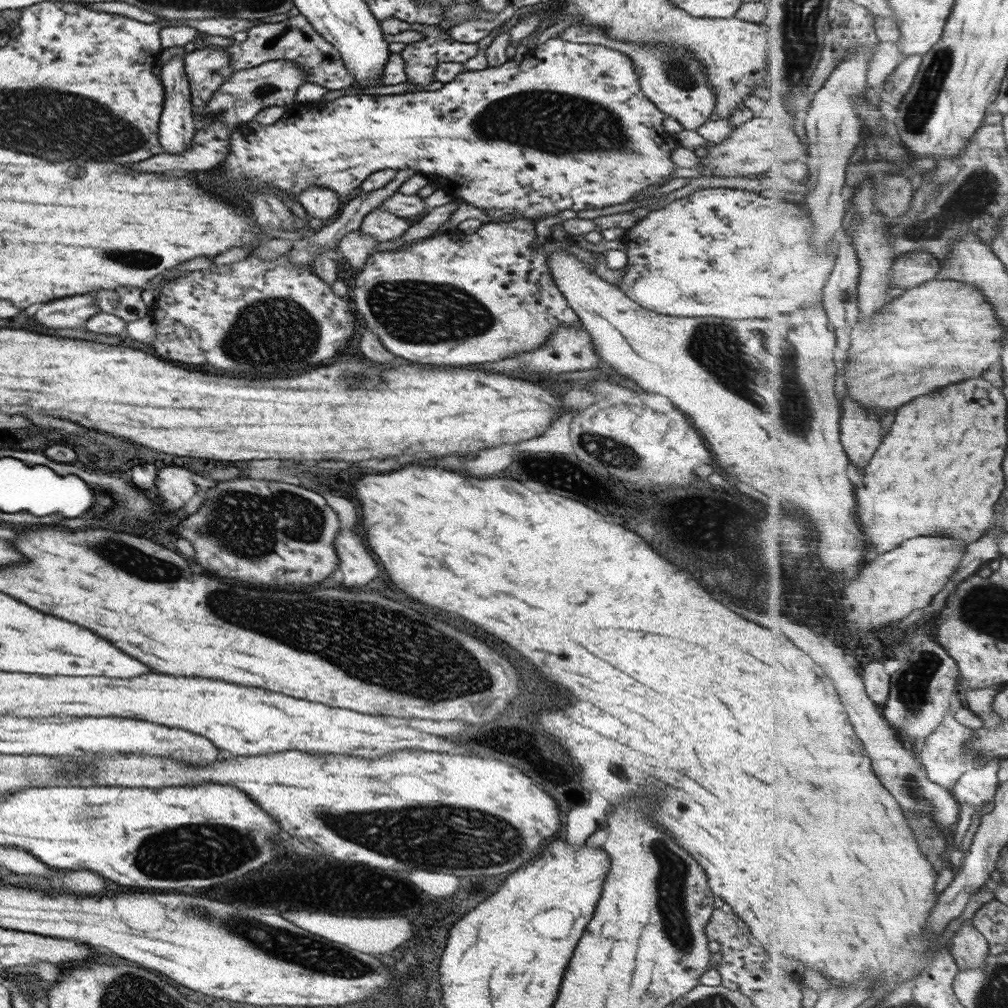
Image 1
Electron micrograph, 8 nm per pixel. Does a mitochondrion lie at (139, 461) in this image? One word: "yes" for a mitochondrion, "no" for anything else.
no

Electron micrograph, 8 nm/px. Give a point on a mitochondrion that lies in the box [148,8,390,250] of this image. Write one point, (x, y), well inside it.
(259, 91)

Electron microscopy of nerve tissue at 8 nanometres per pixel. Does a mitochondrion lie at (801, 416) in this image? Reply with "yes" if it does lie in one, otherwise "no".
yes

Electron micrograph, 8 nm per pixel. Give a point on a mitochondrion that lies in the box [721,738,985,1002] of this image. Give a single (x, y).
(916, 793)

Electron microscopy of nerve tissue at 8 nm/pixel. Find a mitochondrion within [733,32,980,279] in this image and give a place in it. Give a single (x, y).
(917, 112)

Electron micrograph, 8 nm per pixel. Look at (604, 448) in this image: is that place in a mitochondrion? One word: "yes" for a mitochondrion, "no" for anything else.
yes

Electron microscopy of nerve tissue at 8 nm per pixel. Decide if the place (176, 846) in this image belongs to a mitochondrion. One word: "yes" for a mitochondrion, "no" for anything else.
yes

